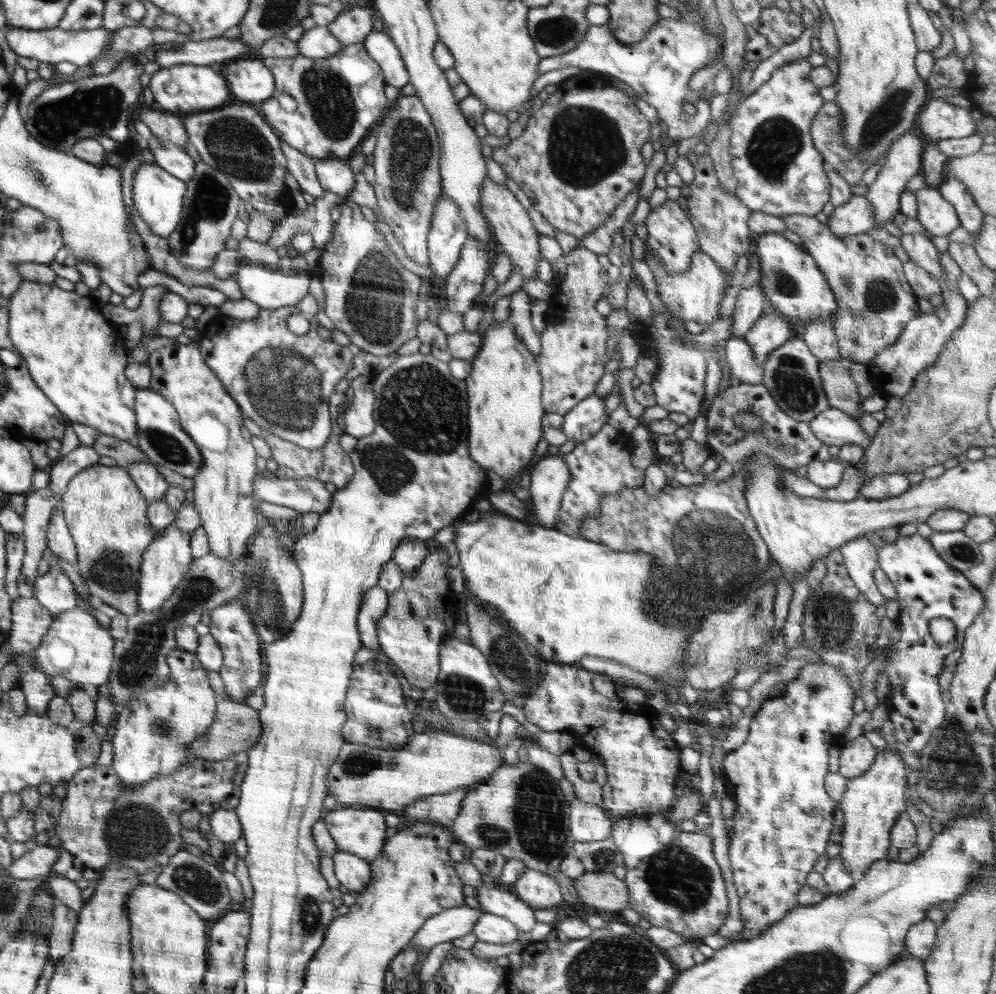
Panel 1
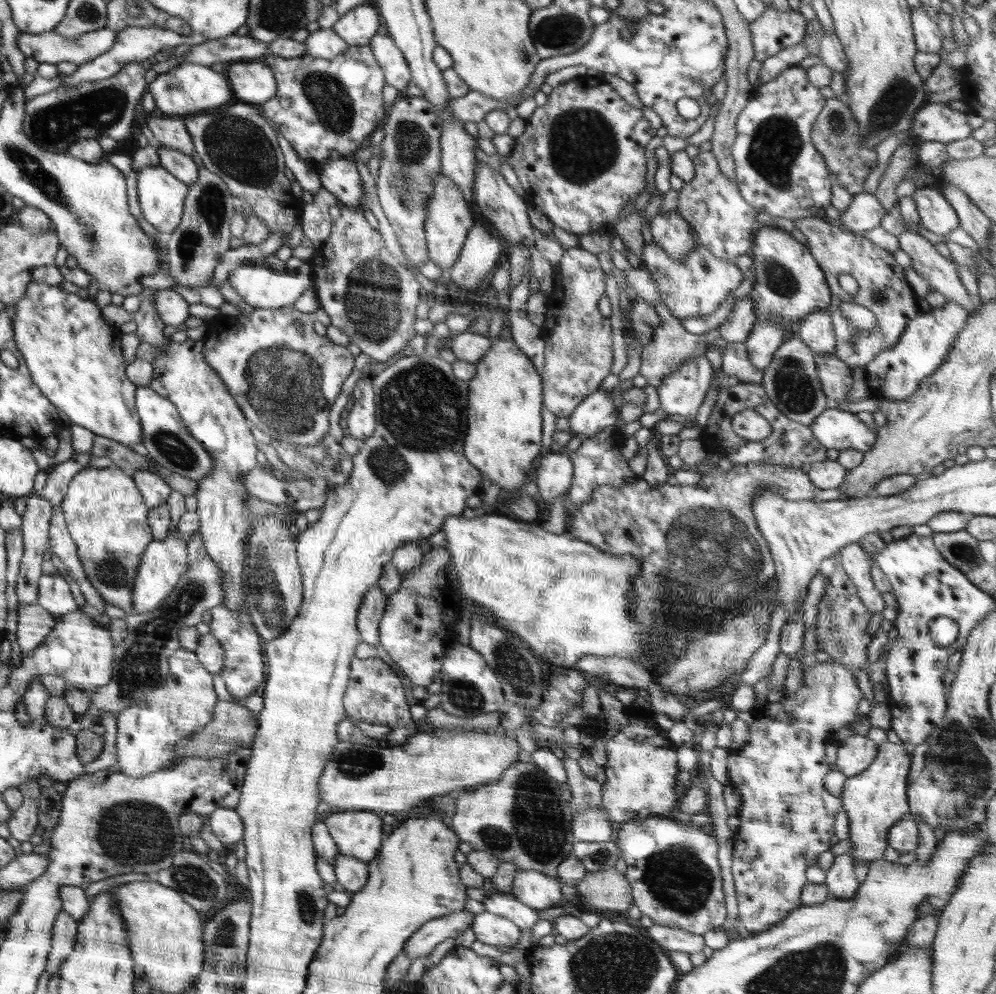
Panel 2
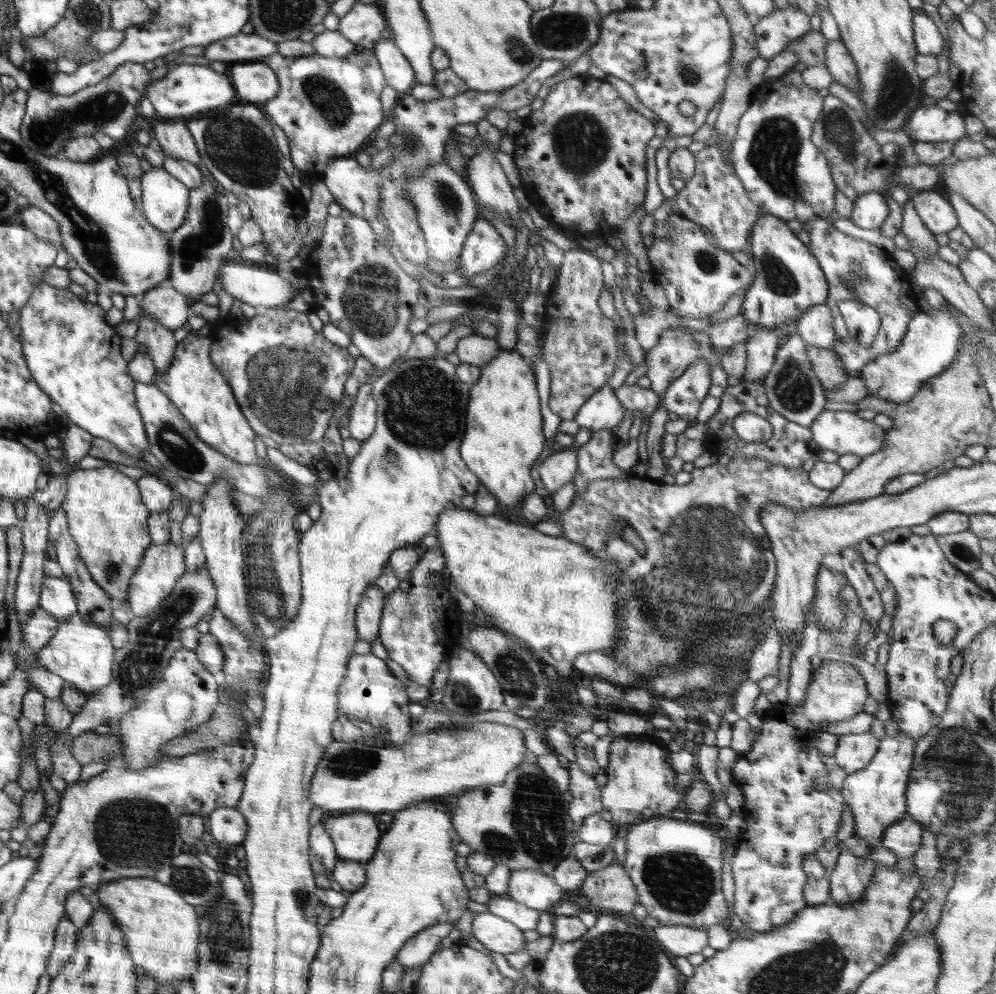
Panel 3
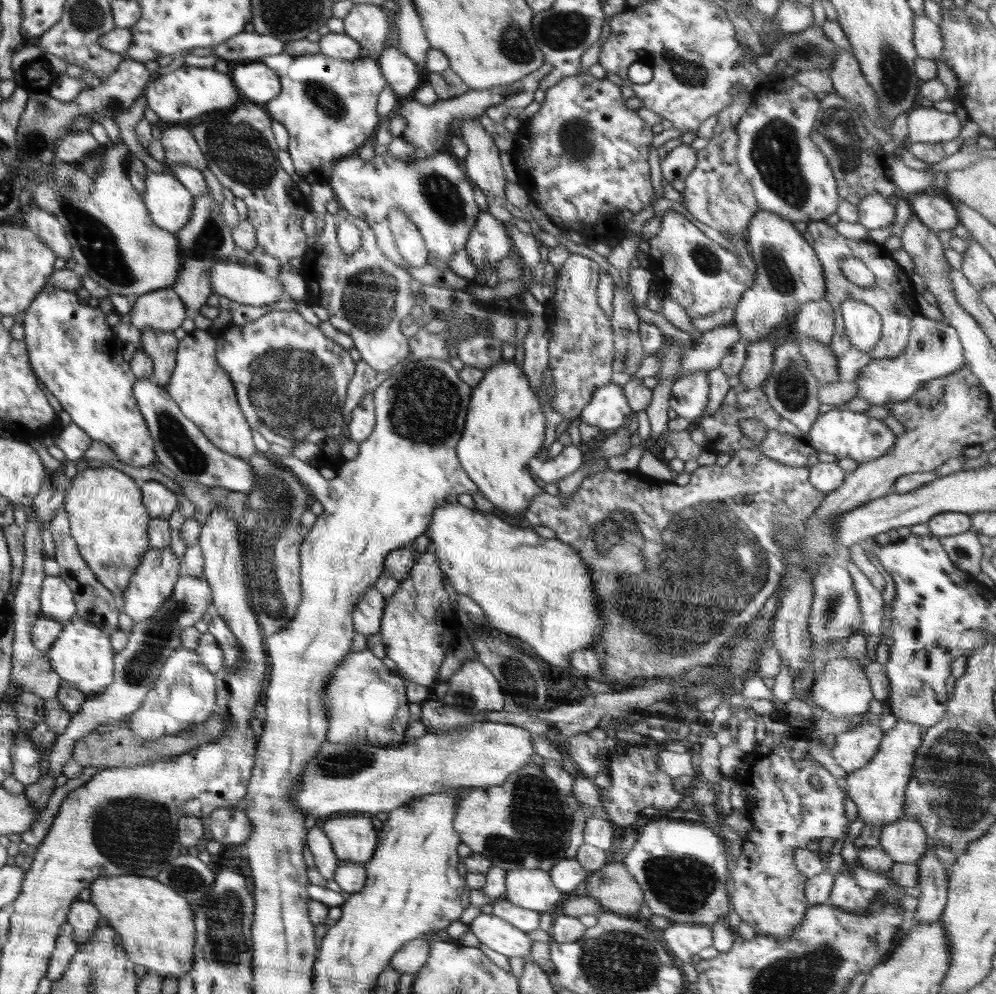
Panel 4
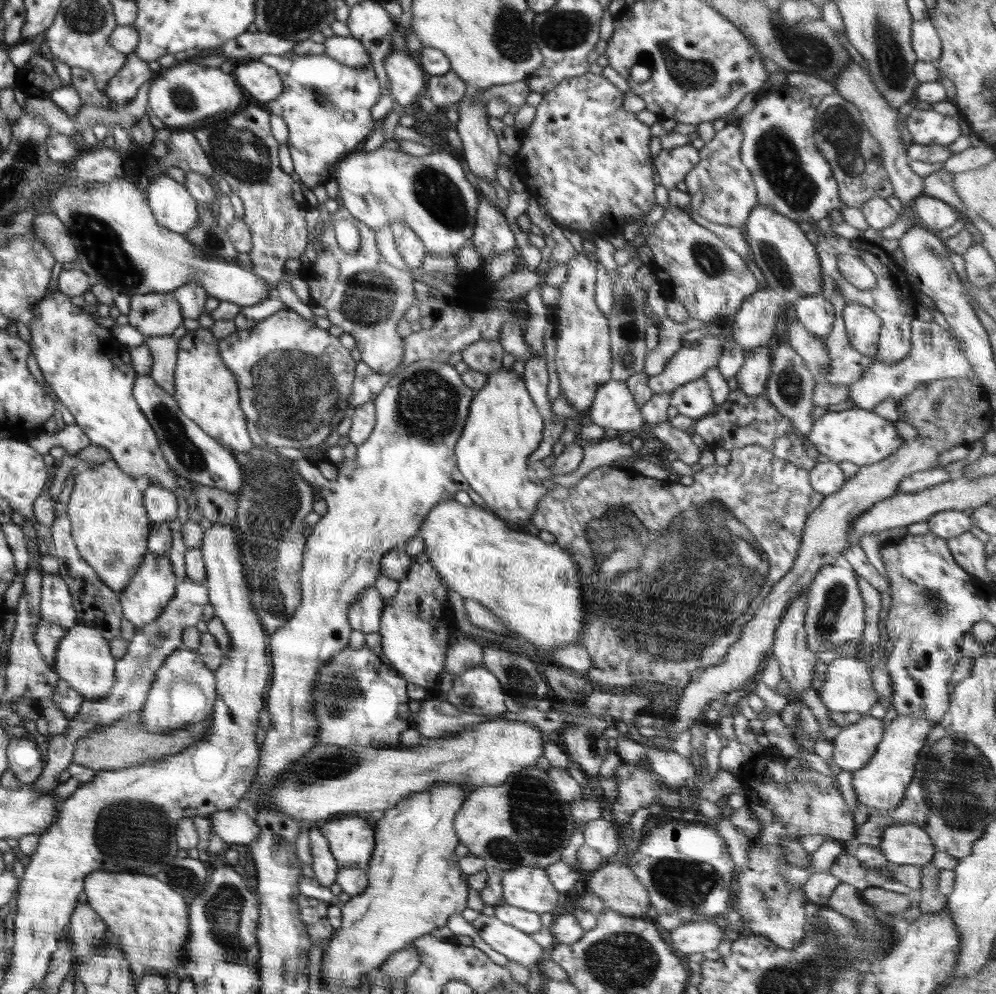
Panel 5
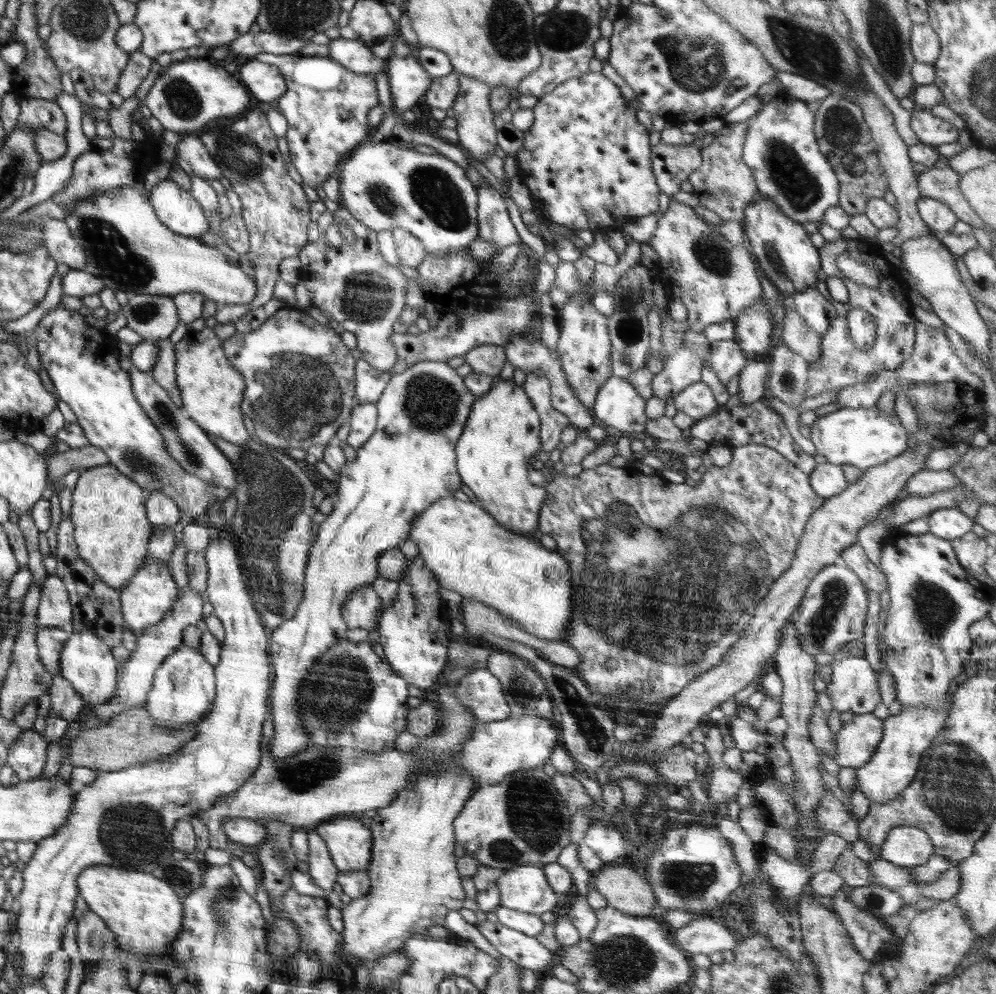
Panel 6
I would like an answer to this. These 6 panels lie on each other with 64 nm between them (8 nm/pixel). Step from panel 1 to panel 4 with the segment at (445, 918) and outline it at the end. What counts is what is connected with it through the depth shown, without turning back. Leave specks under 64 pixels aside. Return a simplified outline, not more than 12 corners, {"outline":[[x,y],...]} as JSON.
{"outline":[[429,936],[406,942],[391,958],[390,968],[414,975],[429,955]]}

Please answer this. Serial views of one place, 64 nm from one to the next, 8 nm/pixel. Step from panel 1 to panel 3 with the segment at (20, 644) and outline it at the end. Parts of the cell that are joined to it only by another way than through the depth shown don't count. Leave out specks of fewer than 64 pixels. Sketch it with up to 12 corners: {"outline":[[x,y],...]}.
{"outline":[[32,610],[21,639],[37,653],[55,637],[60,620]]}

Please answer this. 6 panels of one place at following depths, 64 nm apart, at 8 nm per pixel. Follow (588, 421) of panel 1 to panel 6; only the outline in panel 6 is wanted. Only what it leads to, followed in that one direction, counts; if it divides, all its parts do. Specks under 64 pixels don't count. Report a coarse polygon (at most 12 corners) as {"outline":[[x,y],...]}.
{"outline":[[625,378],[600,387],[595,420],[643,436],[646,400]]}

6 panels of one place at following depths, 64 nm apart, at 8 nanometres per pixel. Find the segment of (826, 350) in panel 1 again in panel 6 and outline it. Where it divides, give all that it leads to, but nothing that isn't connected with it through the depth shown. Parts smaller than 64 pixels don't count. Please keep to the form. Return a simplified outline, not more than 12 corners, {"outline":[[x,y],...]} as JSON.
{"outline":[[817,287],[794,294],[789,305],[820,335],[836,311]]}

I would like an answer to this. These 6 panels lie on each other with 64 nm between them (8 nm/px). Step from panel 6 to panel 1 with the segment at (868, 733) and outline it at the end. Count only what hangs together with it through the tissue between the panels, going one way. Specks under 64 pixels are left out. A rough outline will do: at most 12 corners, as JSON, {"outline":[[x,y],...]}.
{"outline":[[864,734],[840,742],[839,773],[864,774],[877,751]]}

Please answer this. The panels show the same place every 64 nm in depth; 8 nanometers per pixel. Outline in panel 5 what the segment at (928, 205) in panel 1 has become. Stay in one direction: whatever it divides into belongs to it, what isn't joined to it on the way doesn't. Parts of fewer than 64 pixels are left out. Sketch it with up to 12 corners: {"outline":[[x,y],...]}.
{"outline":[[922,194],[913,203],[919,222],[935,233],[959,219],[952,206]]}

